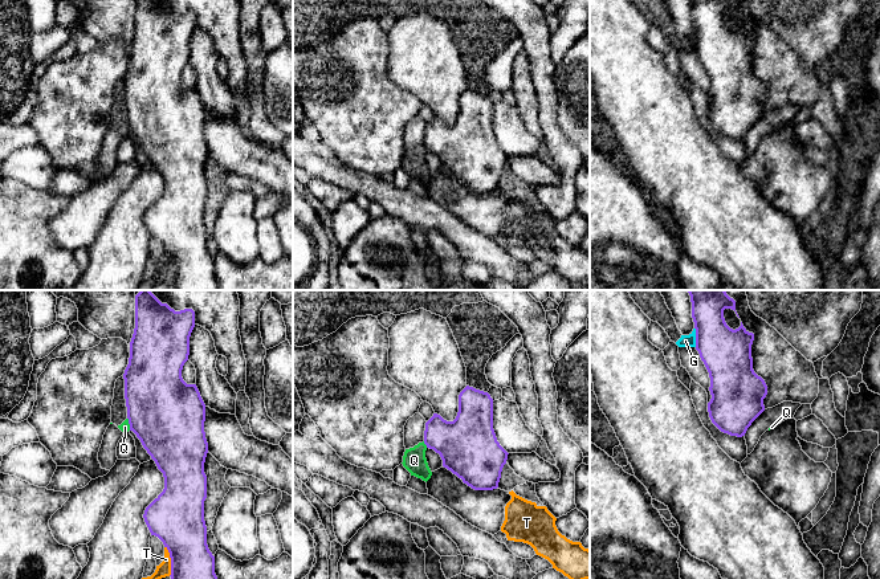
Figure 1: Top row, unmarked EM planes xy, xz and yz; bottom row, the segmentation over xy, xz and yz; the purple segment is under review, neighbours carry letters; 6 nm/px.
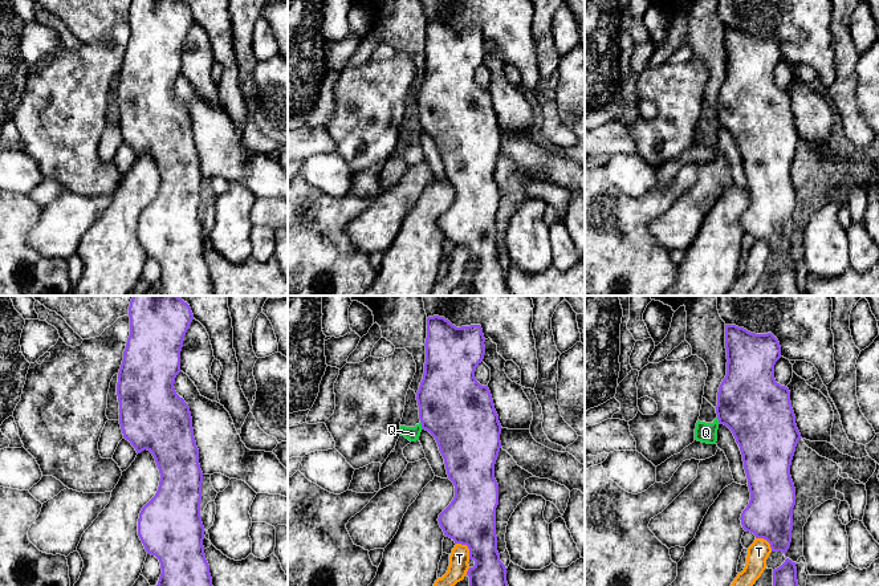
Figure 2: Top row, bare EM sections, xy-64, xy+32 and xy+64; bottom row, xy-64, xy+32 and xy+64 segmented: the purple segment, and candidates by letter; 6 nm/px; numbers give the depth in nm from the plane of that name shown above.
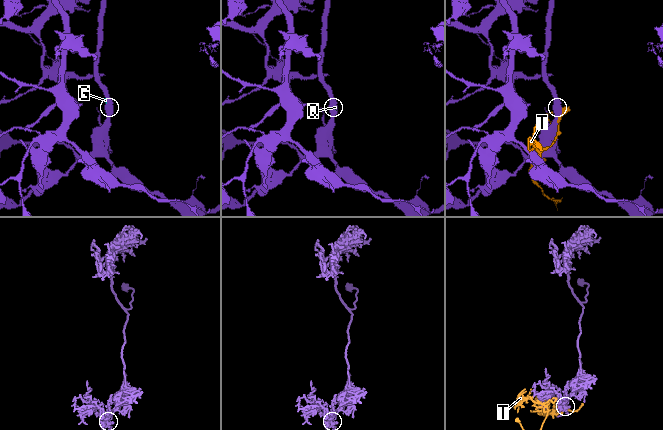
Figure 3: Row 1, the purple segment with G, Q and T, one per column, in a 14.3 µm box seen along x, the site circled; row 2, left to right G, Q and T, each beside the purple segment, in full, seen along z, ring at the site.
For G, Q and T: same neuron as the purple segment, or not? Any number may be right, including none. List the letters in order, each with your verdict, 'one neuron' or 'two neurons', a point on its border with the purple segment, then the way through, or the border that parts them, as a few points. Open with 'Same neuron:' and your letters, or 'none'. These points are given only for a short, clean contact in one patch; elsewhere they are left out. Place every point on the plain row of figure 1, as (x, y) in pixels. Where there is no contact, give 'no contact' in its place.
Same neuron: none
G: two neurons; contact yz (696, 40); border yz (695, 31), (696, 49)
Q: two neurons; contact xy (129, 126); border xy (127, 121), (130, 133)
T: two neurons; contact xy (171, 264)

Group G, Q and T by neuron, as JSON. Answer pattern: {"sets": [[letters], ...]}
{"sets": [["G", "Q"], ["T"]]}

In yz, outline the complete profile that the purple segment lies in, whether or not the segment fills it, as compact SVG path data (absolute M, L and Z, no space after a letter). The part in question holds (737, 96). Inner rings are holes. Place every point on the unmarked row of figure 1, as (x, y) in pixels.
M690 0L696 32L696 53L710 81L708 115L724 136L742 140L765 114L765 83L753 73L754 37L742 25L736 33L724 21L724 13L736 15L730 0Z

